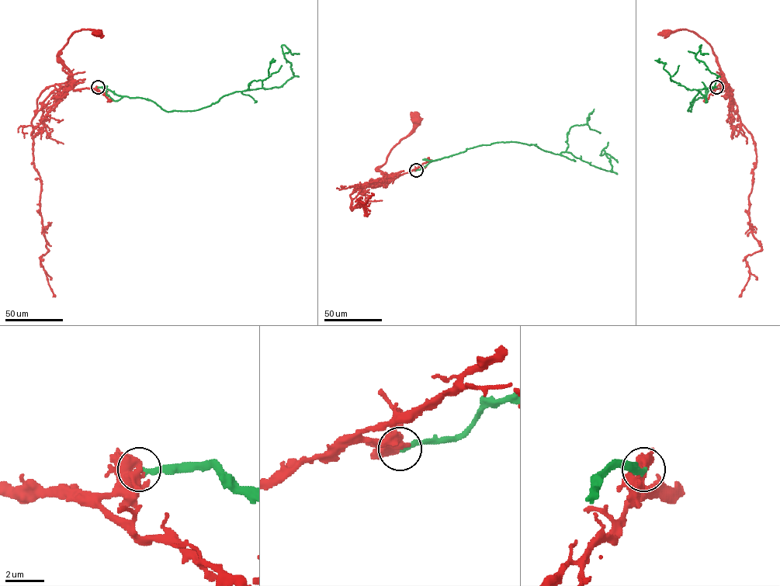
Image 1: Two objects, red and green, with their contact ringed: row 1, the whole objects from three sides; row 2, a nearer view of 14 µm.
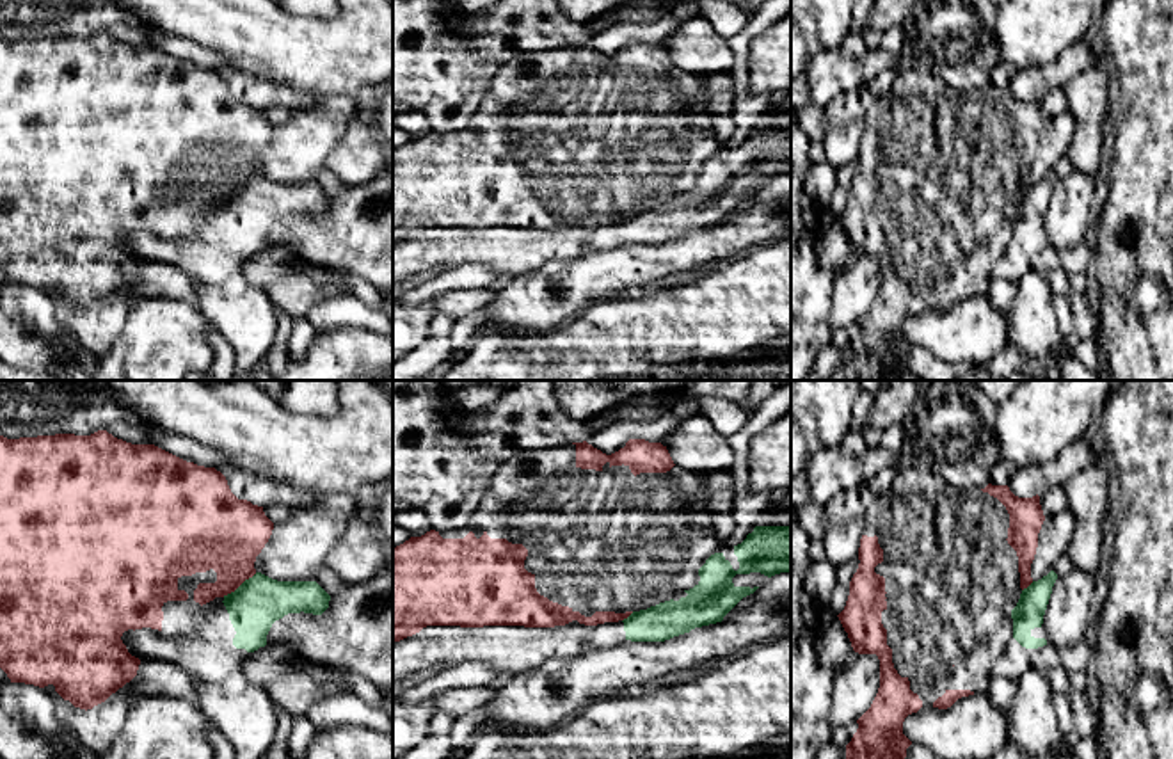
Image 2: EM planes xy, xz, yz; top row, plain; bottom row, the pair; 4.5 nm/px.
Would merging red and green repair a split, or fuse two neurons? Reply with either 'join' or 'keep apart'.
keep apart

